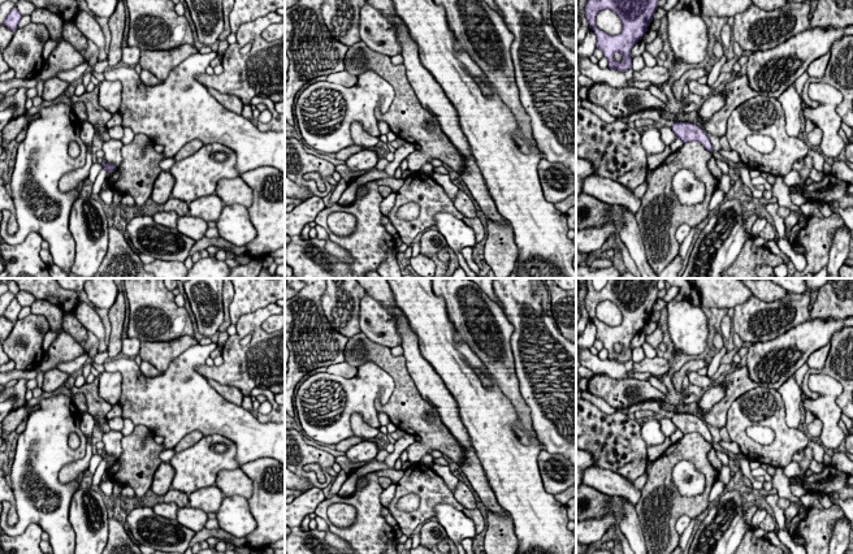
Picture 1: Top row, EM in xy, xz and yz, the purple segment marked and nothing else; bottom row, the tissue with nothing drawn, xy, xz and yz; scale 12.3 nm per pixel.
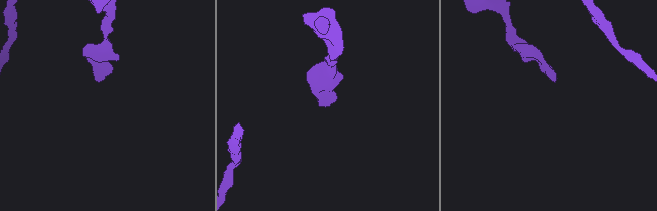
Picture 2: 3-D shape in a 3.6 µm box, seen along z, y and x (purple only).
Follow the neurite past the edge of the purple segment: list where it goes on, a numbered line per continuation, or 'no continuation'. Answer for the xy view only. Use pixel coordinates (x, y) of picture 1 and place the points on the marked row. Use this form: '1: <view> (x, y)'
no continuation

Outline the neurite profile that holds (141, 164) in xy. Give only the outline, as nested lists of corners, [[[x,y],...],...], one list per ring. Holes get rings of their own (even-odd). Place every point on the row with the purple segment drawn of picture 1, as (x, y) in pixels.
[[[135,134],[134,139],[121,148],[122,163],[116,172],[107,177],[112,191],[133,196],[135,205],[142,207],[153,190],[157,176],[163,172],[160,161],[163,152],[156,152],[144,134]]]

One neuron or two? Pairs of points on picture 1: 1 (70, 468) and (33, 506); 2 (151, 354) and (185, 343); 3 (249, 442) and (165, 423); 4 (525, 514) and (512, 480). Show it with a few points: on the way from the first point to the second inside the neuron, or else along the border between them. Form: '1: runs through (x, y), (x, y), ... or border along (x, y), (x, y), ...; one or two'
1: border along (81, 458), (66, 463), (60, 470), (60, 483); two
2: runs through (159, 354), (177, 346); one
3: runs through (228, 422), (186, 420); one
4: runs through (525, 506), (525, 500), (519, 488); one

